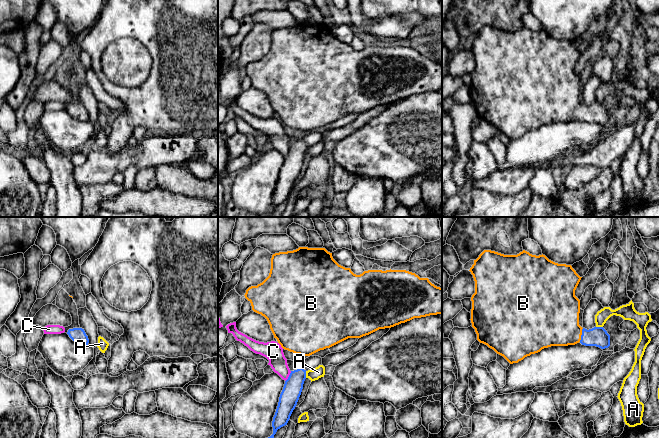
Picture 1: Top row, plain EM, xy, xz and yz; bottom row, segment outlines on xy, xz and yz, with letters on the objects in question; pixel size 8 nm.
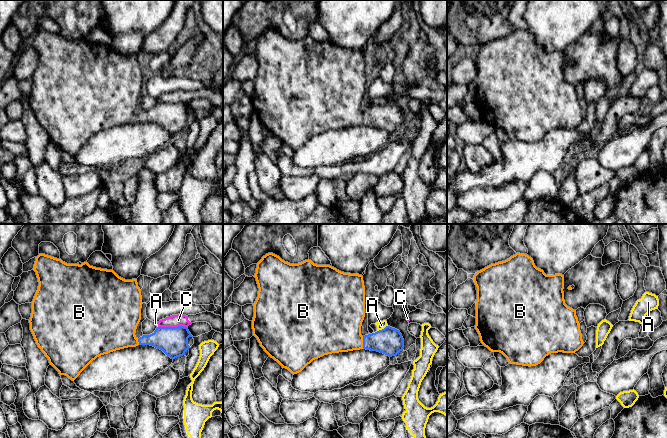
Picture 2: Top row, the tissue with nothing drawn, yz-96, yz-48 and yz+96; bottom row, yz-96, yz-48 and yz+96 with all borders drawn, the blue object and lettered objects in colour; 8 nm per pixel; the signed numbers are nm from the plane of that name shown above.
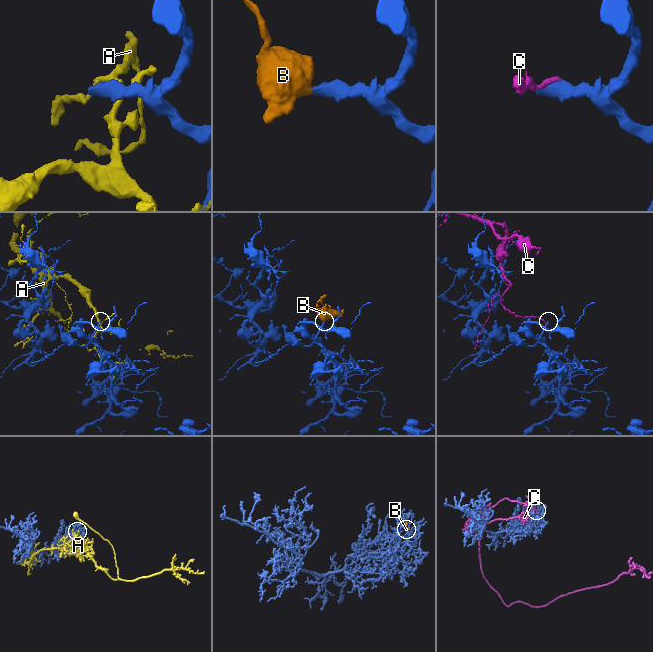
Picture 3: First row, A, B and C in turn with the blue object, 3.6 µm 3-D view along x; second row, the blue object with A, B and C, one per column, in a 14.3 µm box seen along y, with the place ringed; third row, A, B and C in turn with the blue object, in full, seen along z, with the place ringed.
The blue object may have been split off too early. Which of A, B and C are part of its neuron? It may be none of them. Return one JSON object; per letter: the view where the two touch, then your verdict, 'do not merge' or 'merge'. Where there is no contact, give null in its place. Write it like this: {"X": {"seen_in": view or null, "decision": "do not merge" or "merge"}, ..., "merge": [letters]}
{"A": {"seen_in": "xz", "decision": "do not merge"}, "B": {"seen_in": "yz", "decision": "merge"}, "C": {"seen_in": "xz", "decision": "do not merge"}, "merge": ["B"]}

